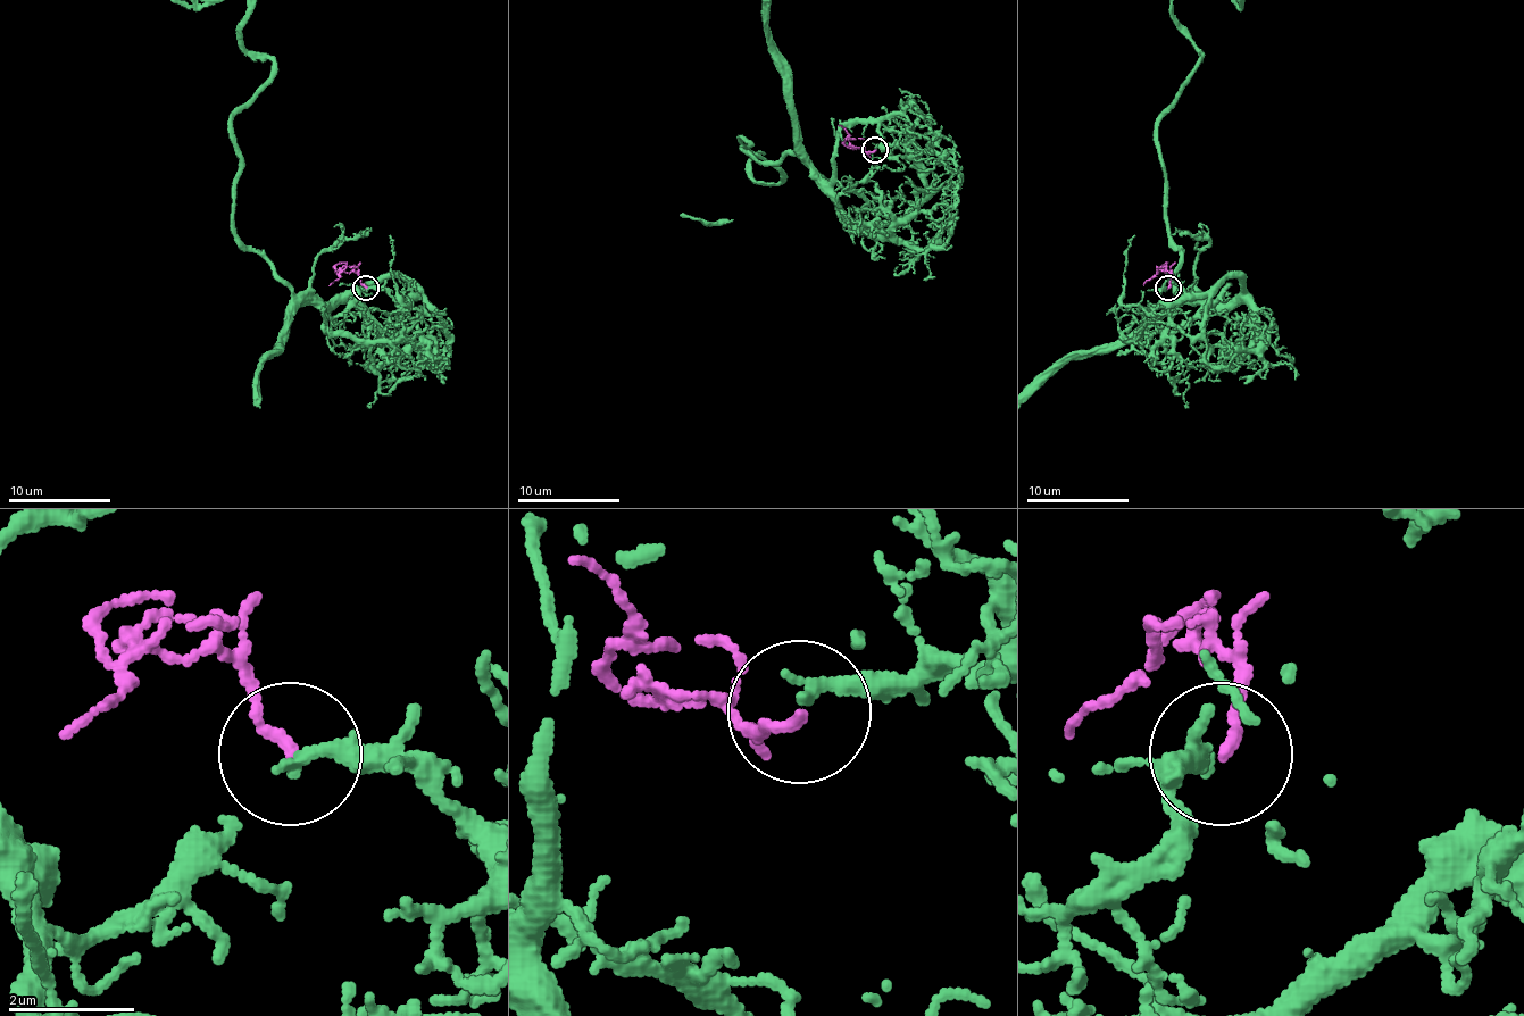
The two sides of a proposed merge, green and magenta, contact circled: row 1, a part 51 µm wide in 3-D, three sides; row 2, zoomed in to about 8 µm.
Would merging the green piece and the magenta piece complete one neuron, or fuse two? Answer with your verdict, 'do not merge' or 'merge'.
merge

